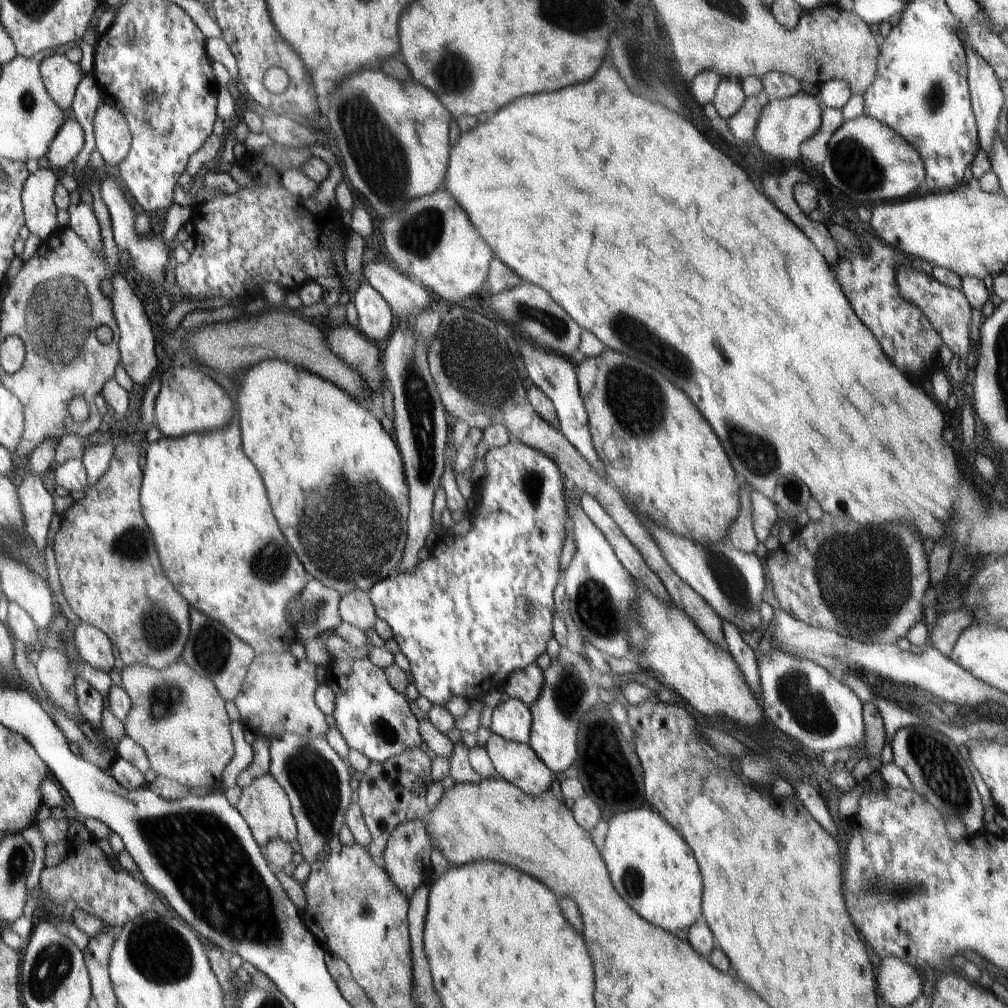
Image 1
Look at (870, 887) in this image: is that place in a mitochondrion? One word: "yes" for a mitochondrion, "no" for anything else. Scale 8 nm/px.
yes

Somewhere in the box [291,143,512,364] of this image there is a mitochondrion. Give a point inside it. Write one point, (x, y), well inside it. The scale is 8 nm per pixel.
(419, 236)

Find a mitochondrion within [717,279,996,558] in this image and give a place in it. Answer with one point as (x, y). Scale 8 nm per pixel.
(757, 455)

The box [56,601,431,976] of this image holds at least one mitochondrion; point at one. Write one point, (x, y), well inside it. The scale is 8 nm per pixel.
(198, 849)

